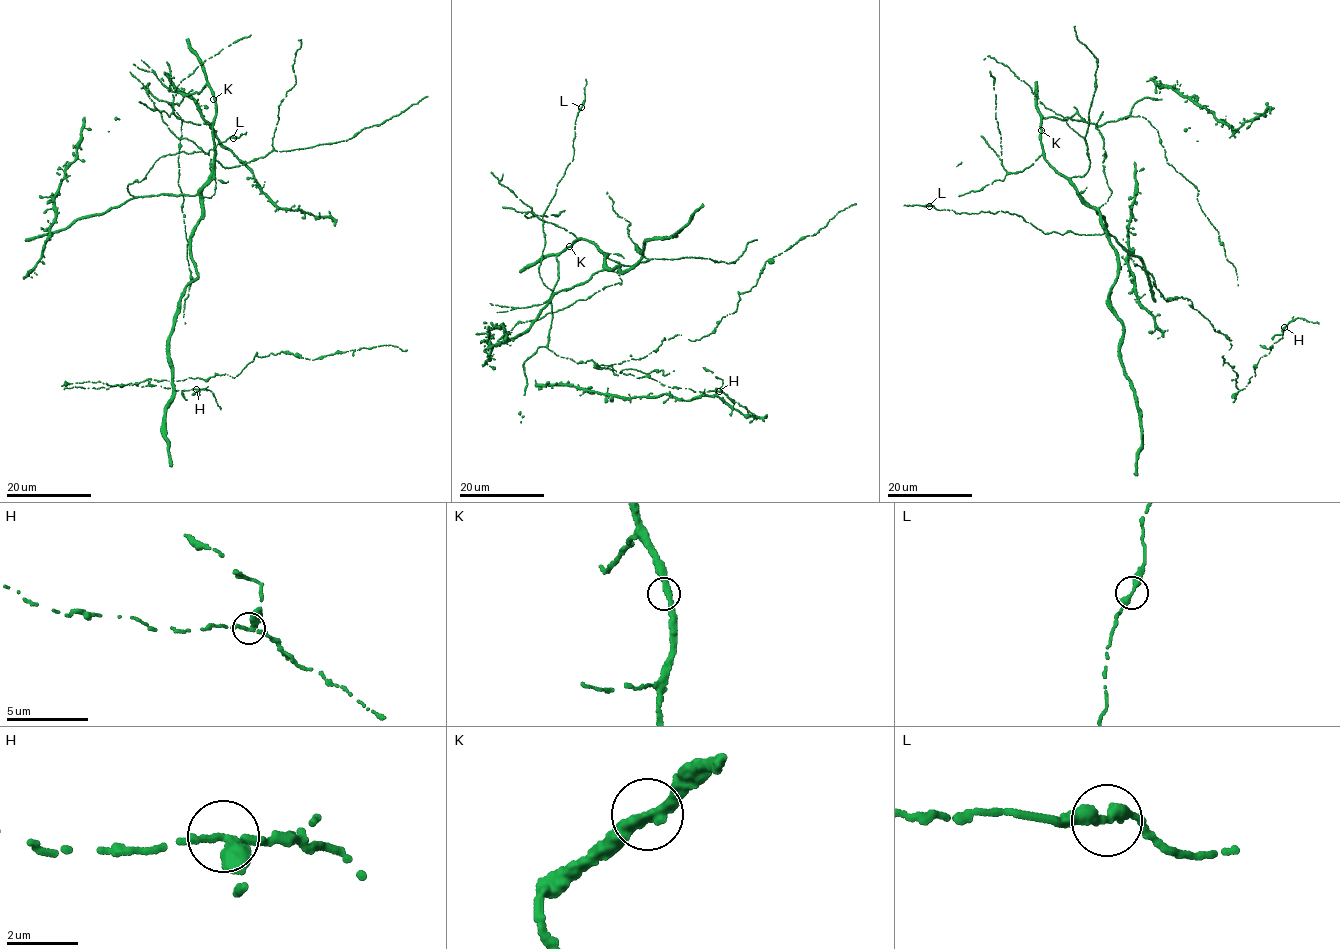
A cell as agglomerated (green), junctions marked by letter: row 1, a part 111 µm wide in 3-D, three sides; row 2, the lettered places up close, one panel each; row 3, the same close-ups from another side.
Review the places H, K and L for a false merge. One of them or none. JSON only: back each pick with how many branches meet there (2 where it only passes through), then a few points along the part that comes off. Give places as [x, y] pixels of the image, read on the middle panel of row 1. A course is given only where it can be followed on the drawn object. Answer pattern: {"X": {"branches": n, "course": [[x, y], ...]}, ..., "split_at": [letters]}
{"H": {"branches": 2}, "split_at": ["H"]}

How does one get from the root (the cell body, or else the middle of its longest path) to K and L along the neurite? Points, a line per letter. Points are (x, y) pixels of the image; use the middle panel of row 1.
K: (559, 356), (548, 348), (552, 318), (551, 294), (558, 279), (556, 256), (569, 246)
L: (559, 356), (556, 256), (580, 237), (606, 255), (571, 288), (540, 276), (542, 215), (581, 106)

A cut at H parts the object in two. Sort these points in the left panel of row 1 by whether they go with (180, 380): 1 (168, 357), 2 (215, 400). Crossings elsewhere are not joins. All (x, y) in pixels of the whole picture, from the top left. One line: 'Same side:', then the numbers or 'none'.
Same side: none

